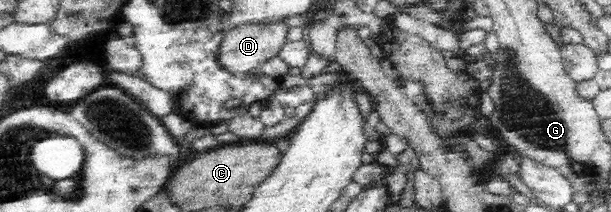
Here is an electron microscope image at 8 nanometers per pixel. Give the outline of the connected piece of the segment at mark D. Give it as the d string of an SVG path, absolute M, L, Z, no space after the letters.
M285 19L268 23L245 23L233 27L221 42L221 65L234 73L244 73L262 66L267 60L279 56L282 46L287 42L287 32L289 32L289 26L287 26Z

